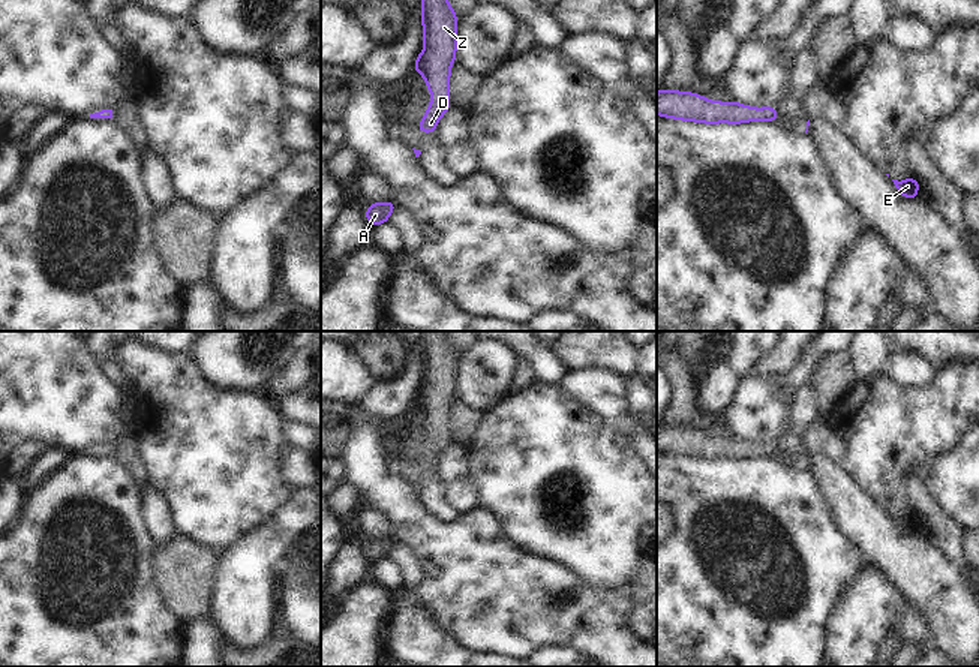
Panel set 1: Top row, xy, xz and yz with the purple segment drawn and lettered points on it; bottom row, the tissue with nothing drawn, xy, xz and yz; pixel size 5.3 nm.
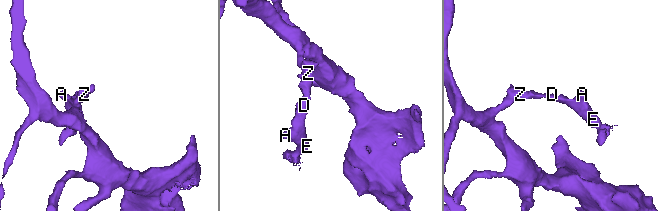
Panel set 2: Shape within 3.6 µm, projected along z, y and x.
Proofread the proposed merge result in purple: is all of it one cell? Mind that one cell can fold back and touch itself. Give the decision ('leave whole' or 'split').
leave whole

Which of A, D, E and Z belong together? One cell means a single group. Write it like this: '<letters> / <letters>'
A D E Z

